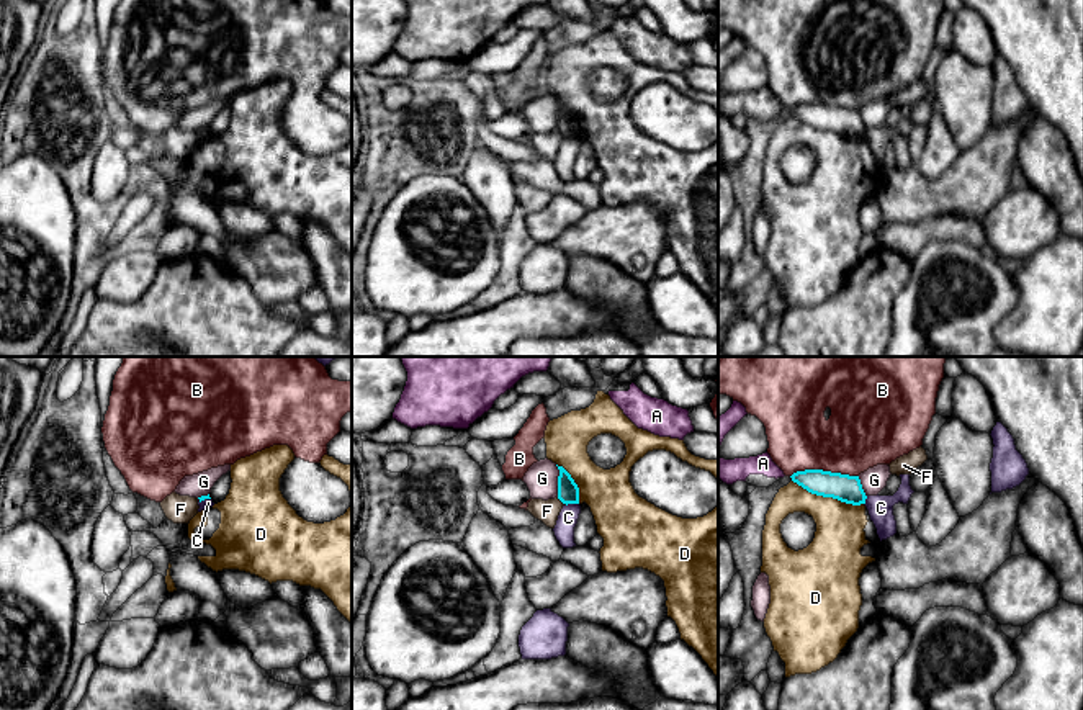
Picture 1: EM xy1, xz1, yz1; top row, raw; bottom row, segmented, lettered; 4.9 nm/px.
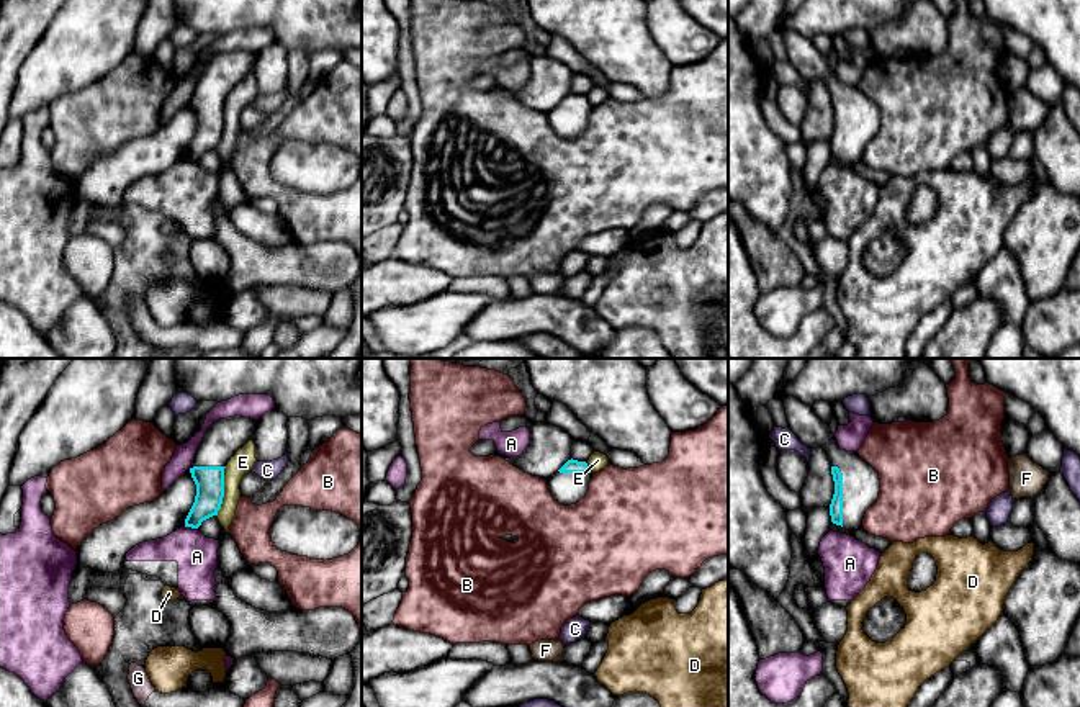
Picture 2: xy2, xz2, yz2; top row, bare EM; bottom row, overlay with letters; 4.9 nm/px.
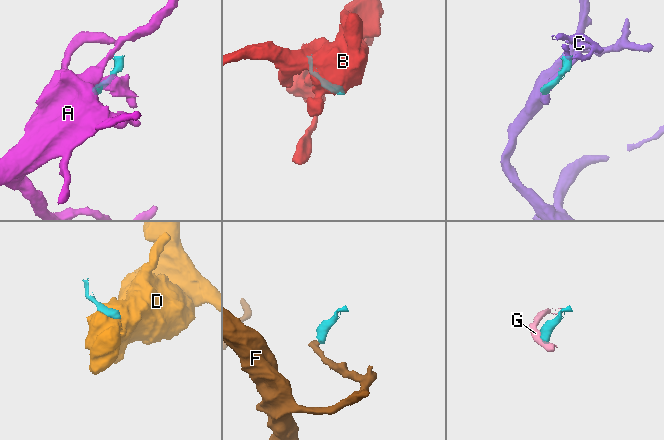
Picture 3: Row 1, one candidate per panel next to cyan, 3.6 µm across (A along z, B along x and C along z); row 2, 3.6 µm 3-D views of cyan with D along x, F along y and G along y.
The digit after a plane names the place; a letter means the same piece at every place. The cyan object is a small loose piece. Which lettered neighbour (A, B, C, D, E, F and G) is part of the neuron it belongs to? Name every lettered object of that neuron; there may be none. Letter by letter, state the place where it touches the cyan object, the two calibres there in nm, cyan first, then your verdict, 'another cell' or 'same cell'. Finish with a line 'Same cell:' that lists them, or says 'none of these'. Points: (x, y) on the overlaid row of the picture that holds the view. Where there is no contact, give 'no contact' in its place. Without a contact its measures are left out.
A: contact xy2 (192, 527); calibres 140 and 200 nm; another cell
B: contact yz1 (823, 471); calibres 140 and 340 nm; another cell
C: contact xz1 (571, 503); calibres 110 and 100 nm; another cell
D: contact yz1 (828, 496); calibres 140 and 240 nm; another cell
E: contact xy2 (223, 491); calibres 140 and 110 nm; another cell
F: contact xz1 (560, 499); calibres 110 and 110 nm; another cell
G: contact xz1 (558, 481); calibres 110 and 160 nm; another cell
Same cell: none of these

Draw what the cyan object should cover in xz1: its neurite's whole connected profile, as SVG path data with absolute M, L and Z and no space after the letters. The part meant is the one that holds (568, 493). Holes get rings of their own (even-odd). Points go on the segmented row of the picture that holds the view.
M558 466L559 476L558 476L558 499L563 504L579 504L579 488L571 478L571 474L563 468Z

